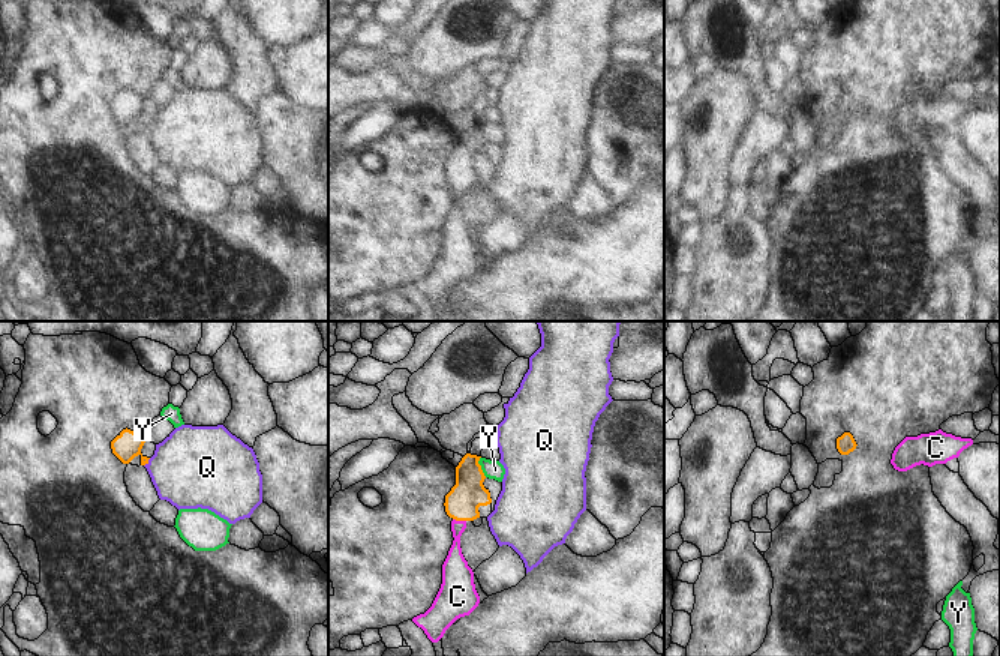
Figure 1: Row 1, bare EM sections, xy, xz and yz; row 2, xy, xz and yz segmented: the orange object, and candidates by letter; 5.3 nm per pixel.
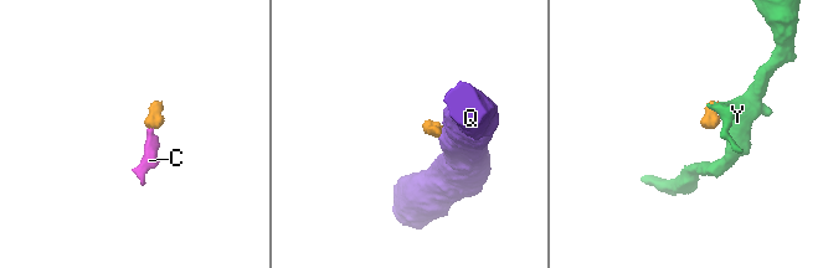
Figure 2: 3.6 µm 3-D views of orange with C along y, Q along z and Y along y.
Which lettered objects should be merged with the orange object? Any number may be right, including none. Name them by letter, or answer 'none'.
C.

